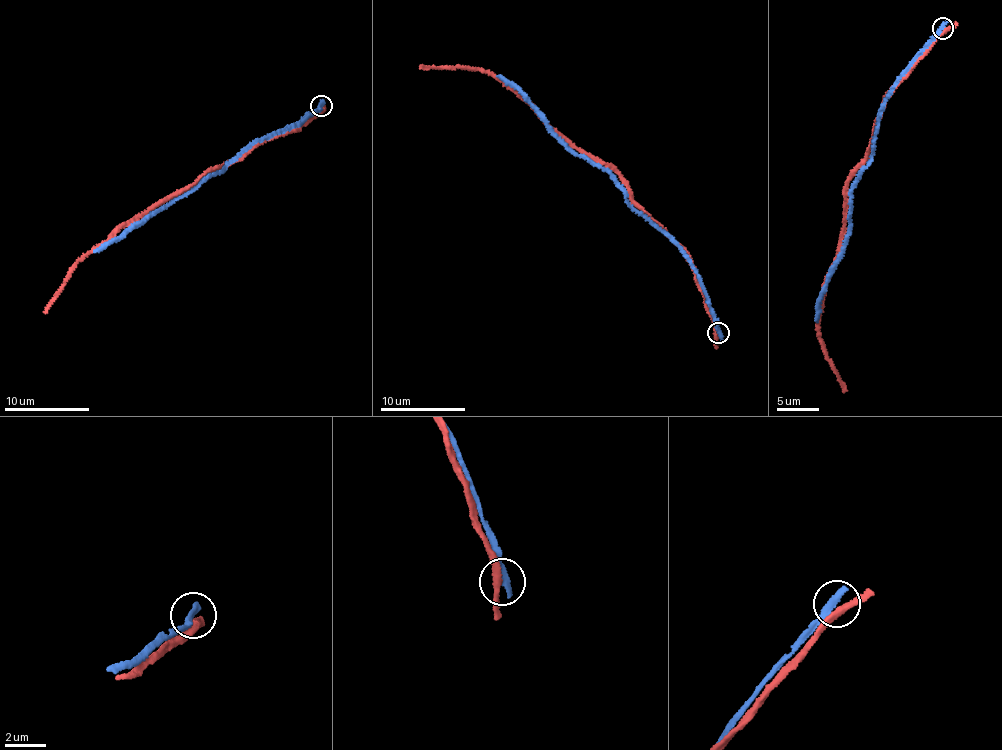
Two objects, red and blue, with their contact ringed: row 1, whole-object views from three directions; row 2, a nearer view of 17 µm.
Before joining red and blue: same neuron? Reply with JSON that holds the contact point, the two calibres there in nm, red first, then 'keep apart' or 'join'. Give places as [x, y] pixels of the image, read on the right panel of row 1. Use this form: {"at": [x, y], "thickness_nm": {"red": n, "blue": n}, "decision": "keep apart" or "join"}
{"at": [943, 28], "thickness_nm": {"red": 300, "blue": 380}, "decision": "keep apart"}

